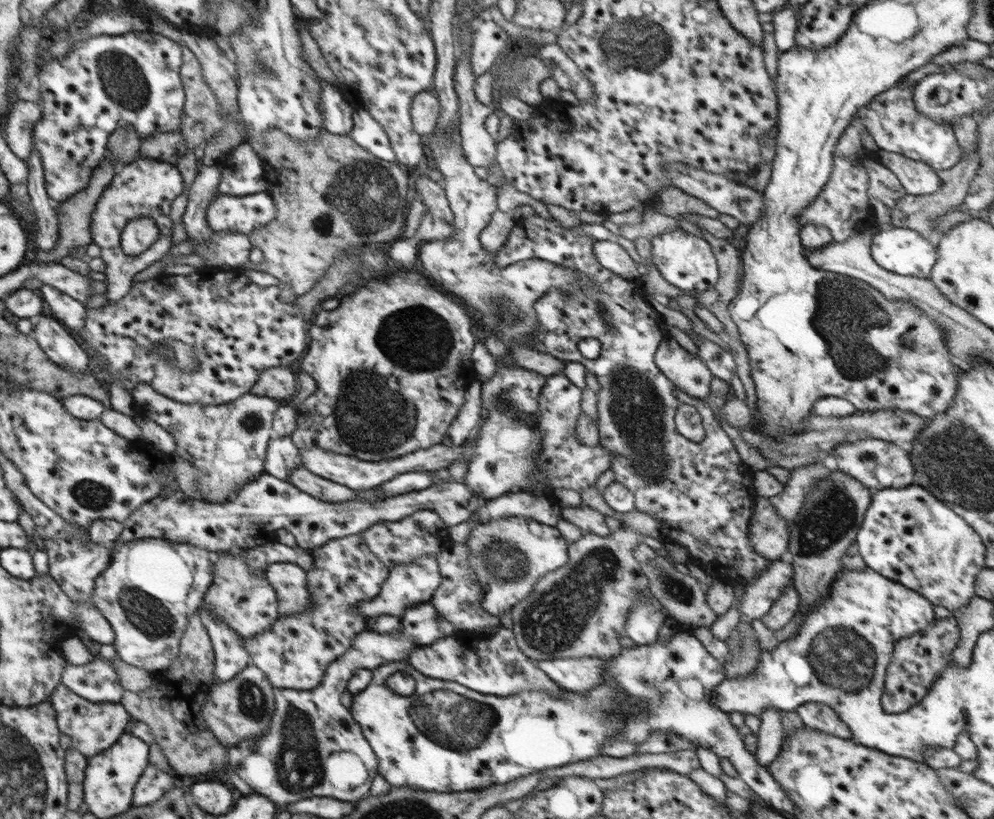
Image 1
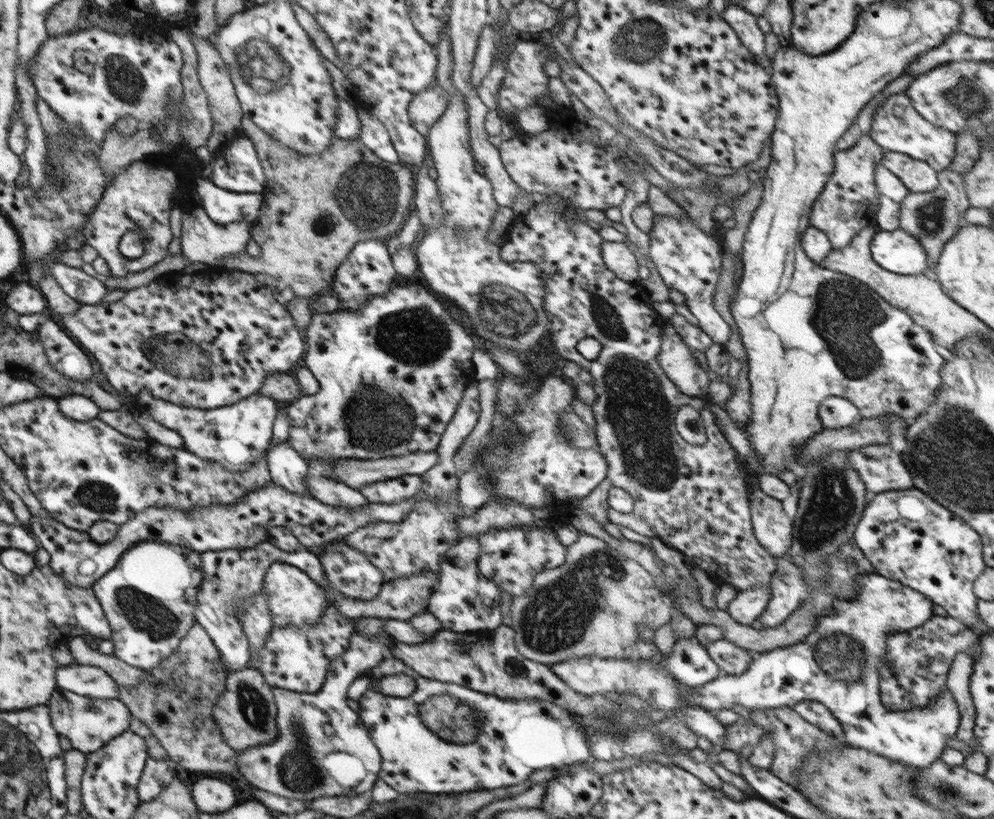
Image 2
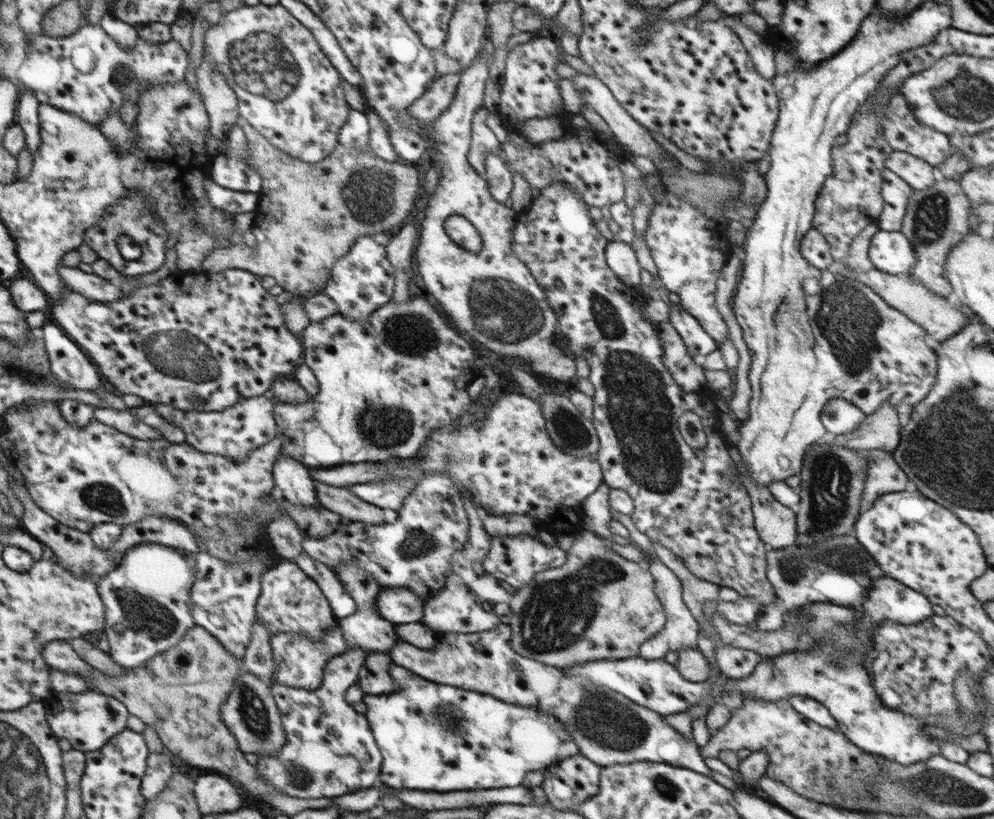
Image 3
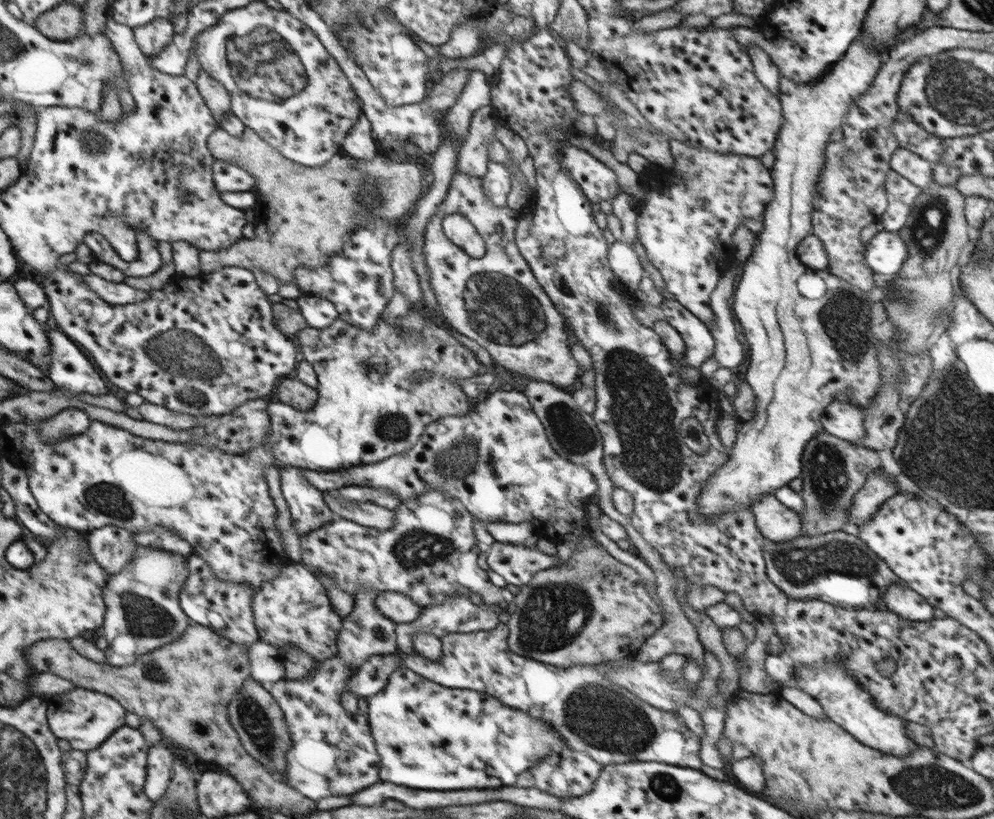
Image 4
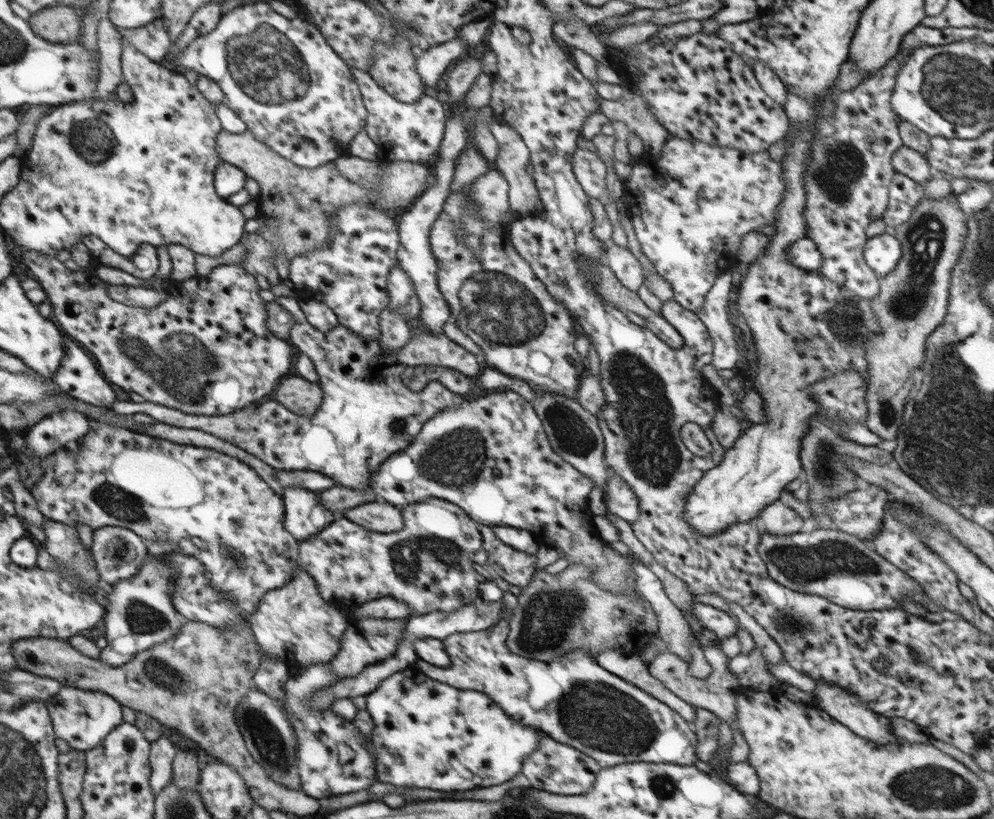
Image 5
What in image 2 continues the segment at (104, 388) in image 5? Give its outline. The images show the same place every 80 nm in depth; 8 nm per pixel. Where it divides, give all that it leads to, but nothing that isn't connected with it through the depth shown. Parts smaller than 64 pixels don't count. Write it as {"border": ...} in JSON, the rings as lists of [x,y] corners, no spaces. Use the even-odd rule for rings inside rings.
{"border":[[[48,320],[37,328],[36,335],[43,344],[49,363],[58,372],[80,382],[94,380],[91,379],[90,358],[63,326]]]}

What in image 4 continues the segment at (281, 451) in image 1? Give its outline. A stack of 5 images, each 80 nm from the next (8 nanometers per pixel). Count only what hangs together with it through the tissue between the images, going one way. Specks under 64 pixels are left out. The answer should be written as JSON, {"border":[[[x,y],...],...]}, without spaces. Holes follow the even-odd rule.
{"border":[[[283,466],[279,471],[281,491],[289,508],[293,527],[299,534],[308,534],[327,524],[333,517],[333,512],[325,503],[323,492],[304,478],[304,469]]]}

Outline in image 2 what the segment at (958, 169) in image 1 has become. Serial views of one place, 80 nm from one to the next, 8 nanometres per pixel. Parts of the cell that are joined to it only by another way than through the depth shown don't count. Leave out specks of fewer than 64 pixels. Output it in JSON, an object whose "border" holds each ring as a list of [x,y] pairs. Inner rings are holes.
{"border":[[[947,169],[937,172],[938,186],[933,191],[909,191],[909,196],[906,196],[906,199],[902,201],[901,216],[898,217],[898,220],[900,220],[899,228],[910,233],[924,247],[927,254],[927,268],[929,269],[925,274],[931,278],[934,278],[934,268],[937,268],[937,262],[944,245],[961,229],[960,219],[963,218],[966,210],[971,207],[967,198],[964,177],[965,174],[954,173],[954,171],[948,171]]]}

